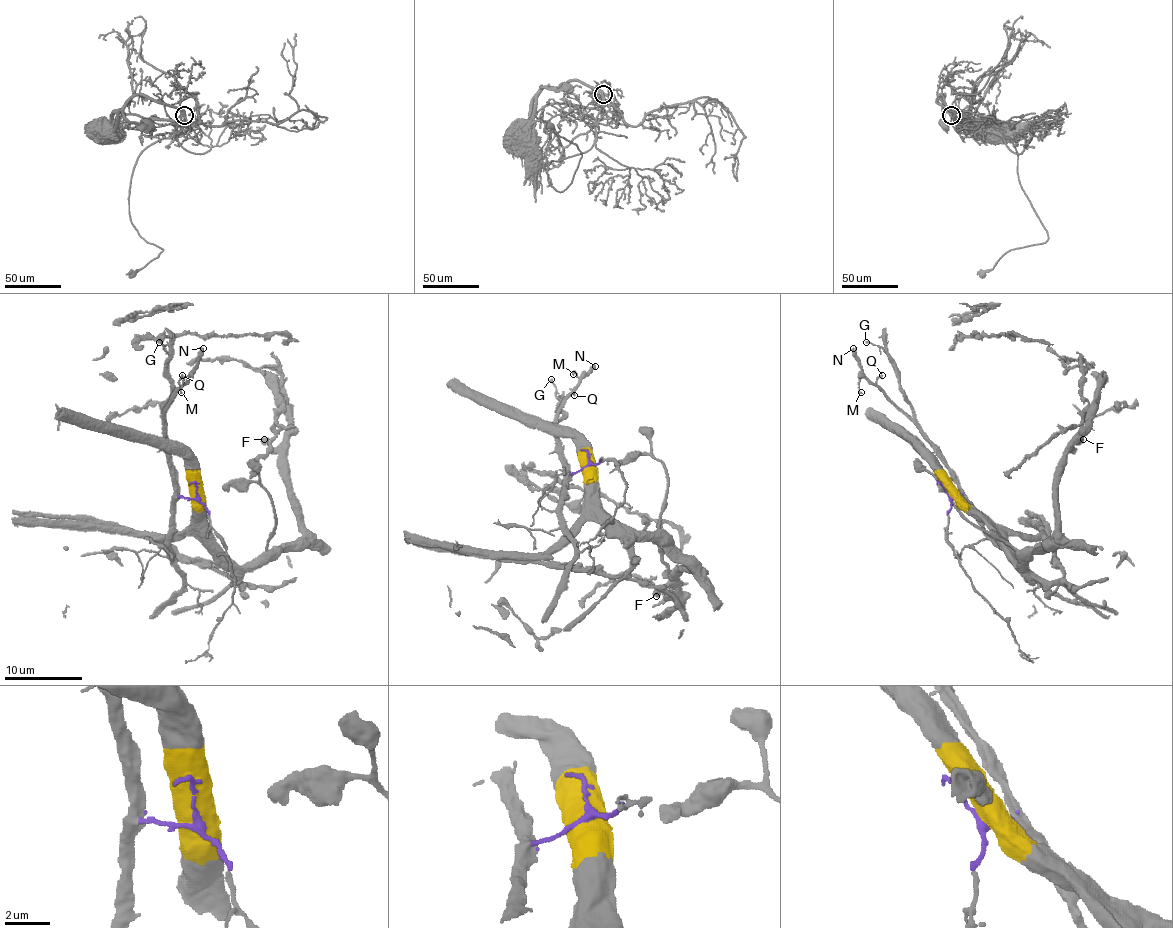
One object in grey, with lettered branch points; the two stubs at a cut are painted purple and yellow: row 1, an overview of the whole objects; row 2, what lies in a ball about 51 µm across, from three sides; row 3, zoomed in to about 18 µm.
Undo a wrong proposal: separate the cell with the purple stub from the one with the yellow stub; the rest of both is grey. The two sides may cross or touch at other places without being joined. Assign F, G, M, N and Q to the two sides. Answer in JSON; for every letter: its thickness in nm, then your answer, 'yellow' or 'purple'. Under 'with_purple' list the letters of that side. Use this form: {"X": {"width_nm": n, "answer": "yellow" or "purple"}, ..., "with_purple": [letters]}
{"F": {"width_nm": 600, "answer": "yellow"}, "G": {"width_nm": 180, "answer": "purple"}, "M": {"width_nm": 150, "answer": "purple"}, "N": {"width_nm": 360, "answer": "purple"}, "Q": {"width_nm": 160, "answer": "purple"}, "with_purple": ["G", "M", "N", "Q"]}

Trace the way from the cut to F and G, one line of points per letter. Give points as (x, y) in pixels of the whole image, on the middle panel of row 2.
F: (587, 462), (597, 503), (630, 532), (667, 544), (695, 565), (679, 571), (658, 589), (656, 597)
G: (587, 462), (572, 476), (560, 460), (556, 425), (562, 419), (562, 413), (558, 392), (550, 378)

